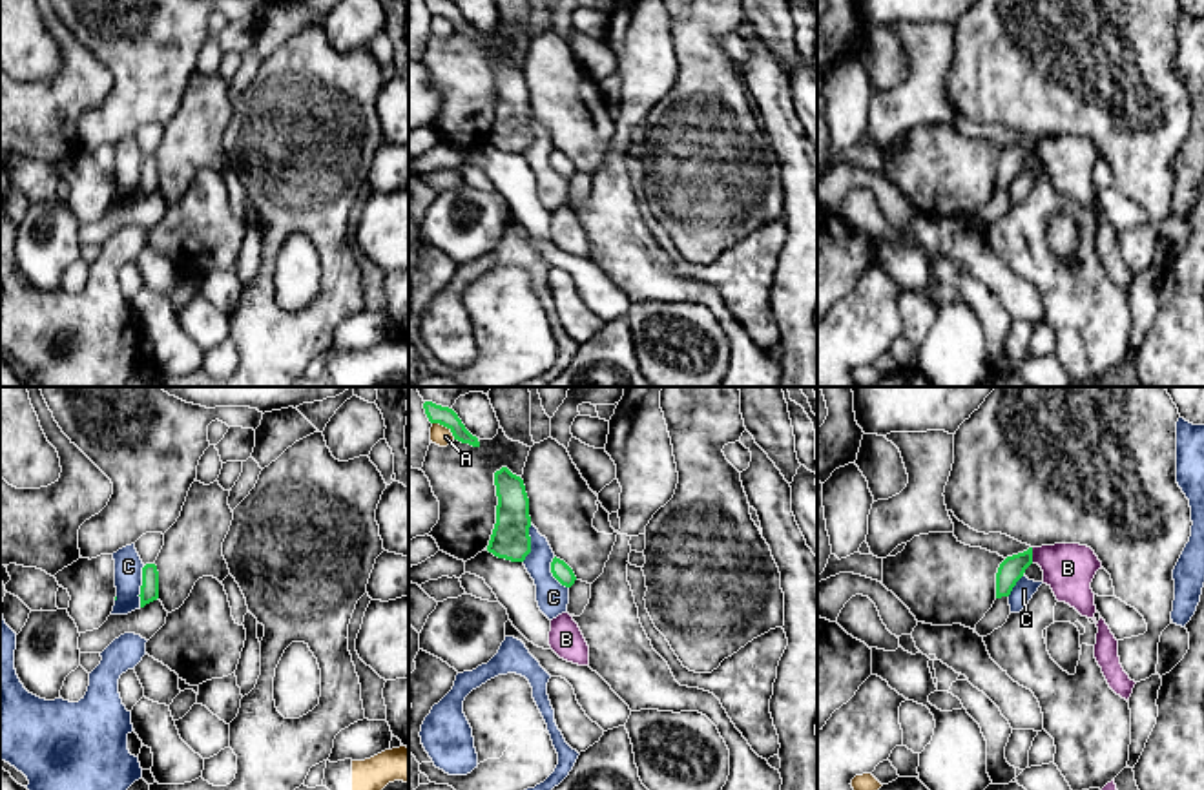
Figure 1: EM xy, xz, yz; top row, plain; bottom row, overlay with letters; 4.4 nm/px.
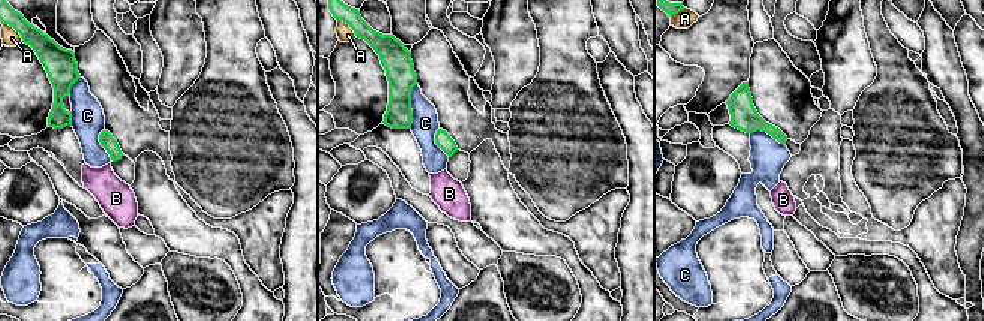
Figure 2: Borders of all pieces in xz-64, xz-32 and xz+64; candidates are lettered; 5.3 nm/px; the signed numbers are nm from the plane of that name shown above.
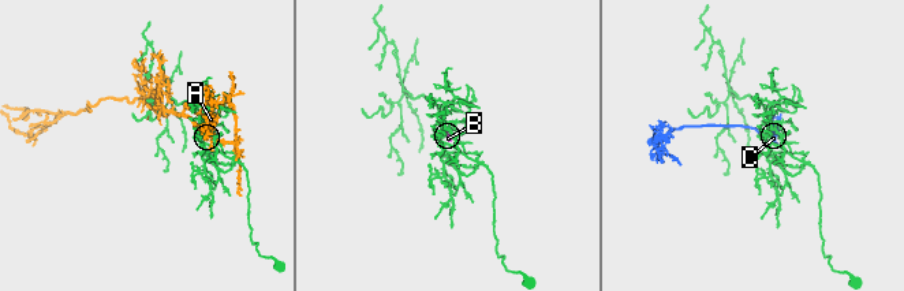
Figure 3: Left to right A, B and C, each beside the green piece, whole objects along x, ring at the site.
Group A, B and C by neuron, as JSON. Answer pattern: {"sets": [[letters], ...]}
{"sets": [["A"], ["B"], ["C"]]}

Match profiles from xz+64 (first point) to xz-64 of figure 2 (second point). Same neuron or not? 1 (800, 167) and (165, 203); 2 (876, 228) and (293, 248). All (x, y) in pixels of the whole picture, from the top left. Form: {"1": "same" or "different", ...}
{"1": "same", "2": "different"}

